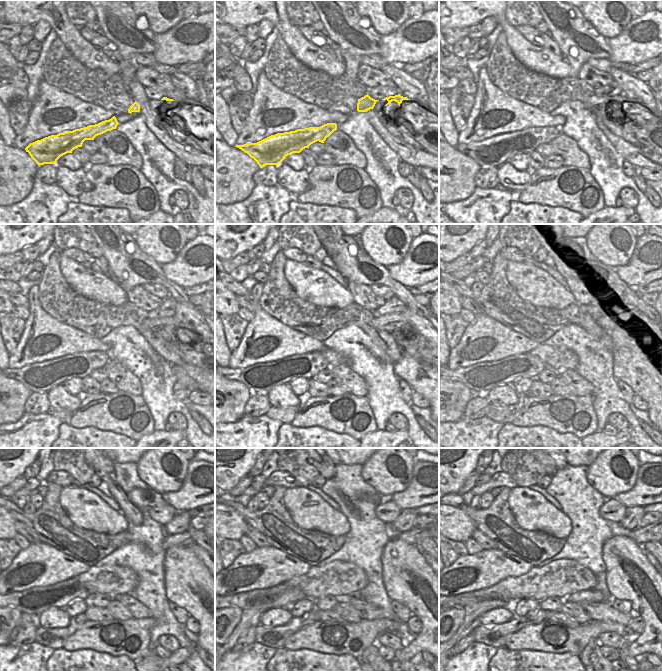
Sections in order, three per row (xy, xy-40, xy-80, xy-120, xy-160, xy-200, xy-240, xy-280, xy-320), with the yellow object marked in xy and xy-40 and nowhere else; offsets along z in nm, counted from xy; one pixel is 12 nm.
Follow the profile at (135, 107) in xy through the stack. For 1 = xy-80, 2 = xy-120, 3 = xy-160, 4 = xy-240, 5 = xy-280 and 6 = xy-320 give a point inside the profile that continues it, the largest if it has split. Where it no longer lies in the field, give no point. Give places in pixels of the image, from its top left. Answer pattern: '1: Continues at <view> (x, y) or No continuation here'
1: Continues at xy-80 (592, 102)
2: Continues at xy-120 (164, 322)
3: Continues at xy-160 (391, 321)
4: Continues at xy-240 (184, 539)
5: Continues at xy-280 (415, 536)
6: Continues at xy-320 (642, 535)

